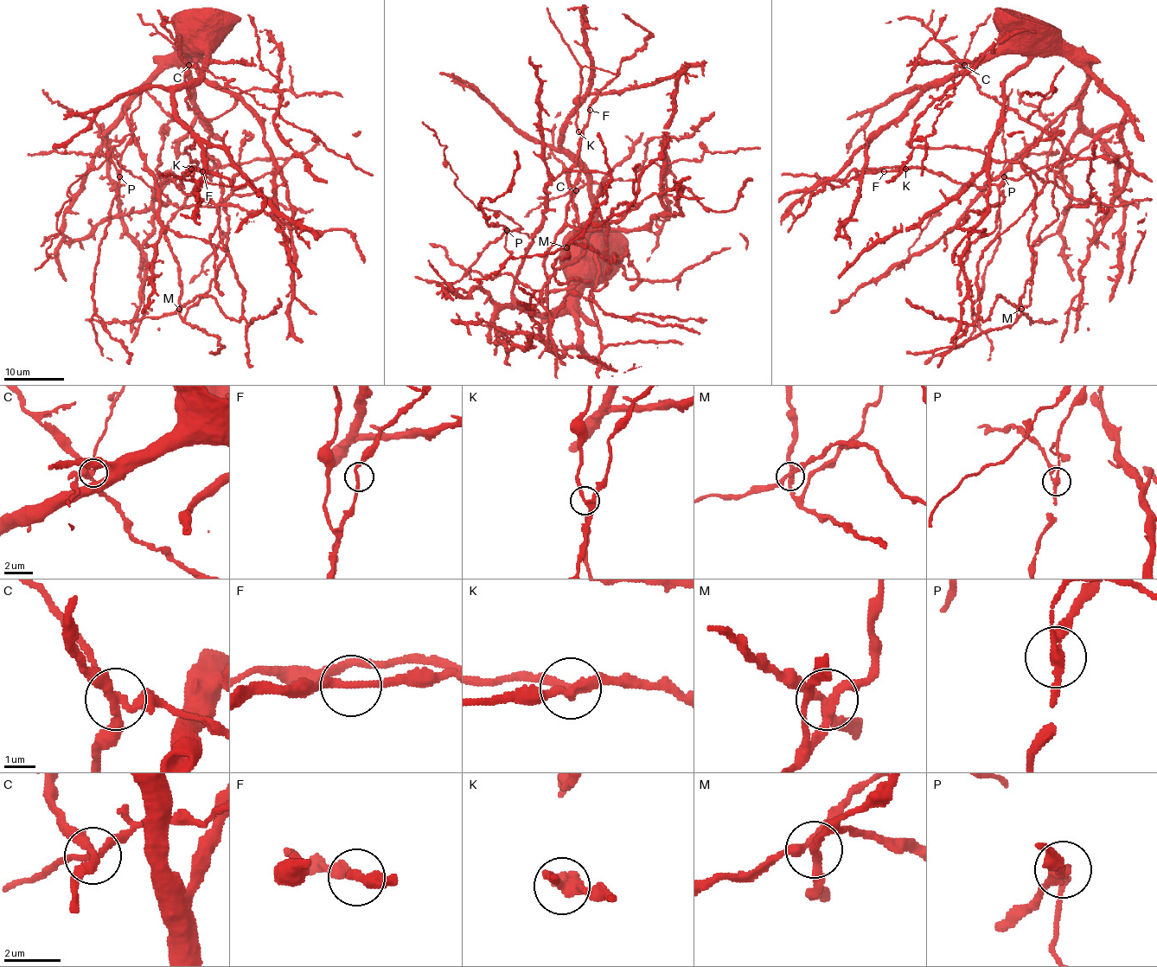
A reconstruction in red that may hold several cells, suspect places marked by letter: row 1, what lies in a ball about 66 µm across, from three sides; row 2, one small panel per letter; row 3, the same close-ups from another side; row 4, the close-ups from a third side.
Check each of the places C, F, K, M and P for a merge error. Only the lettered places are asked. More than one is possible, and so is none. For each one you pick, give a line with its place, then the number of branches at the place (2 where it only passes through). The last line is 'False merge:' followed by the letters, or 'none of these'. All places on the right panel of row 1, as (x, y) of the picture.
C: place (964, 65); branches 4
K: place (905, 169); branches 3
P: place (1004, 176); branches 3
False merge: C, K, P

